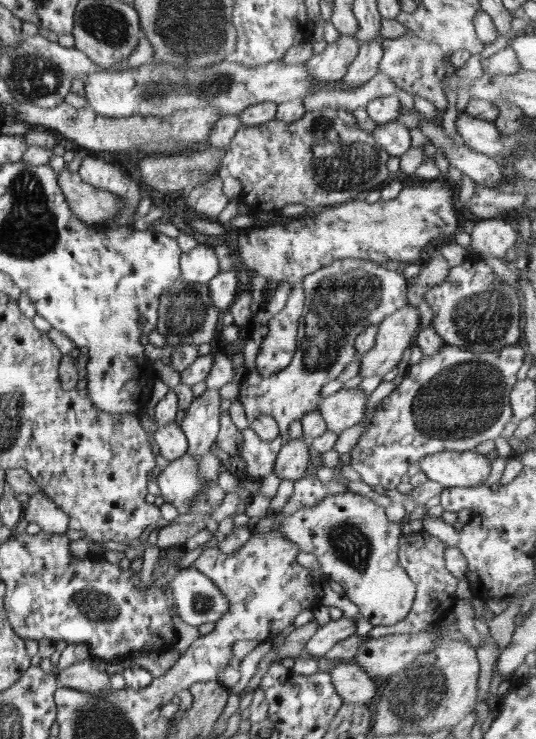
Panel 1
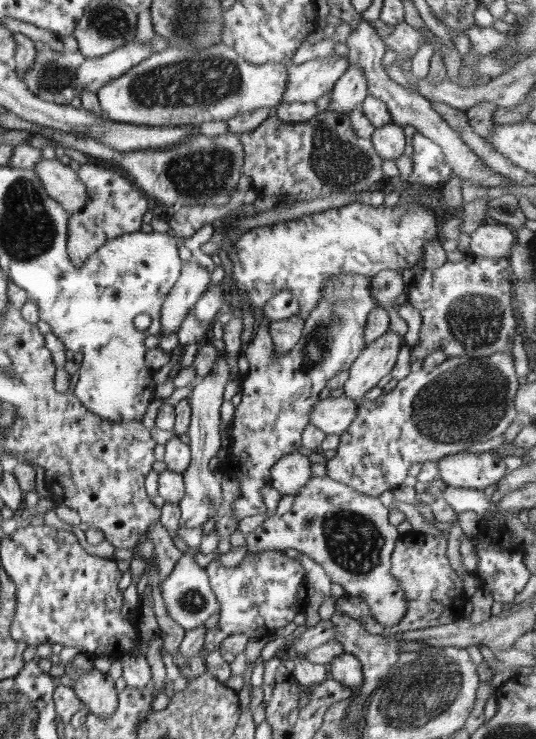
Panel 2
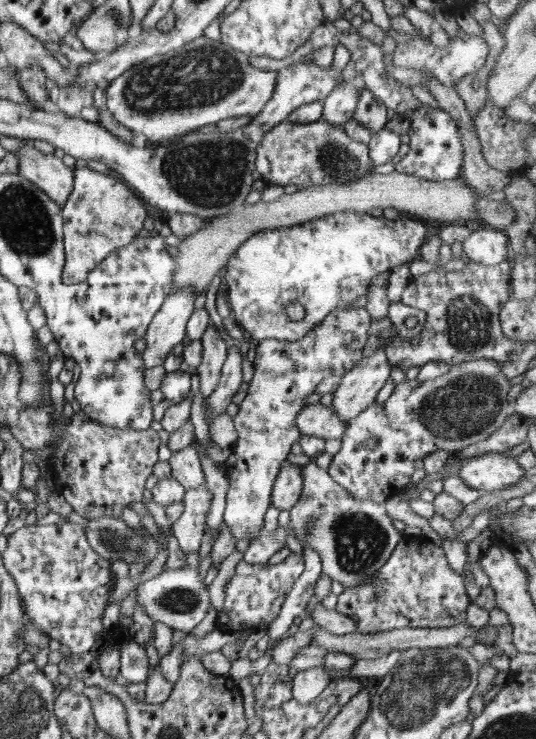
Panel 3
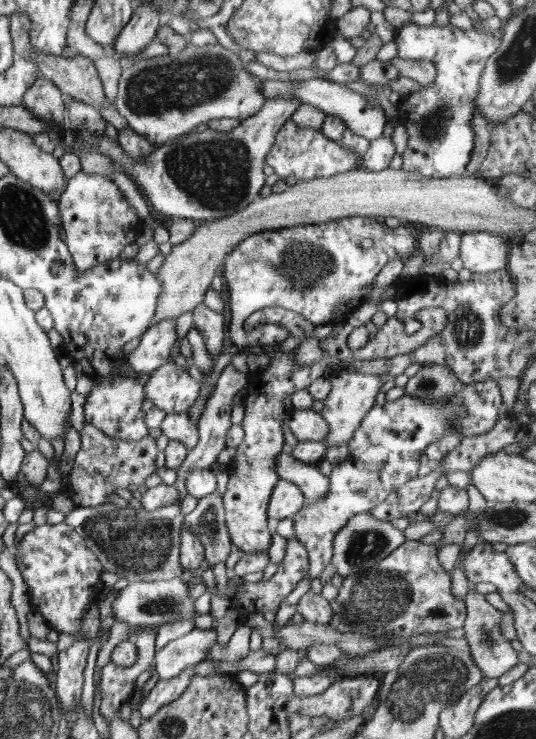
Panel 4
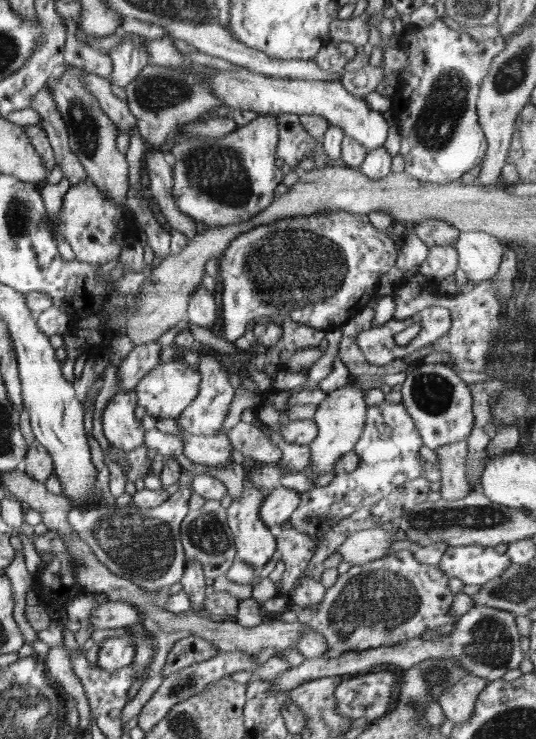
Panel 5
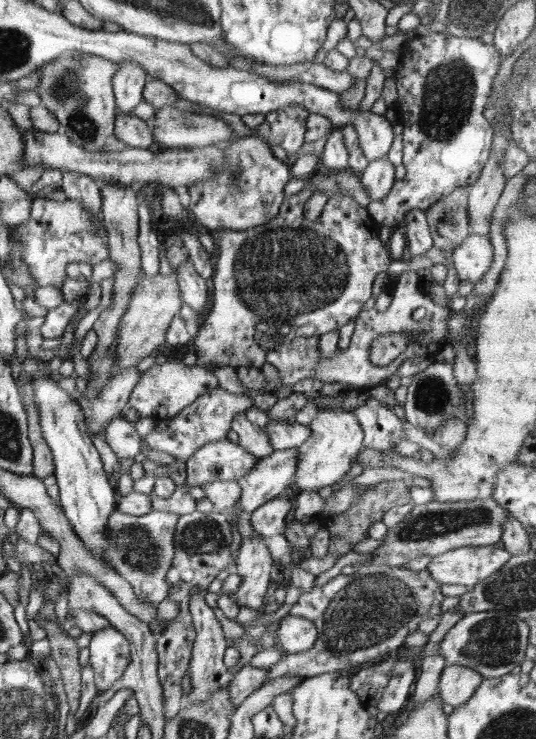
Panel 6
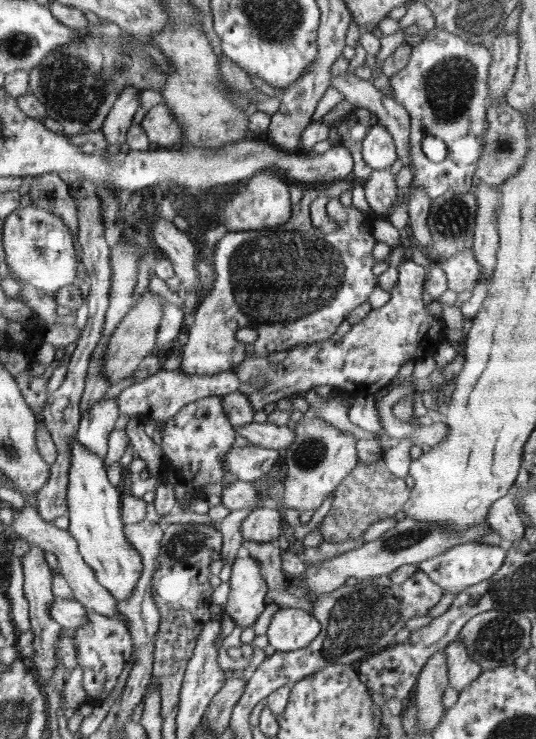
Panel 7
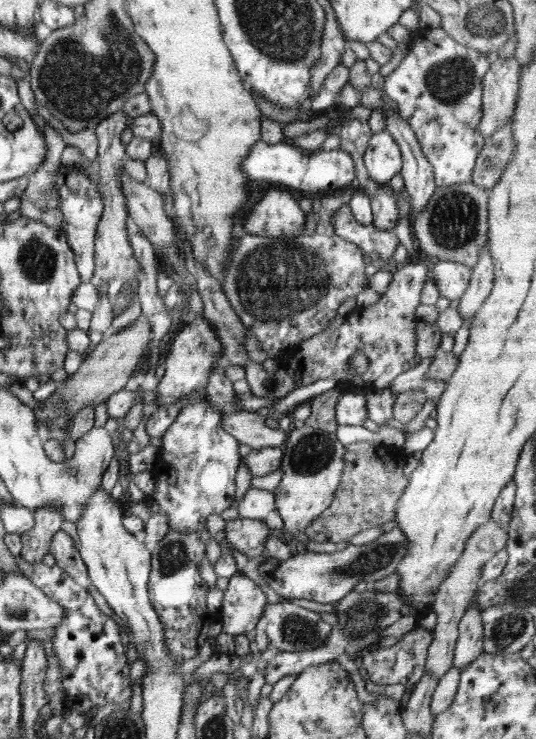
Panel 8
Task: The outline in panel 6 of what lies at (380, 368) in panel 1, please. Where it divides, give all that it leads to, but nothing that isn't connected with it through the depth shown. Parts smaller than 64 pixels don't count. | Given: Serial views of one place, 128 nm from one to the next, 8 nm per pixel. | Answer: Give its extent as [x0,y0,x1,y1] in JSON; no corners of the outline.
[295,409,363,492]

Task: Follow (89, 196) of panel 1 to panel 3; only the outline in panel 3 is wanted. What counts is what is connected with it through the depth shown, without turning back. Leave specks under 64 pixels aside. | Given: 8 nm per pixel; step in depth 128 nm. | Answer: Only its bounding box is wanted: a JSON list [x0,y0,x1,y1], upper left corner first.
[15,142,73,206]

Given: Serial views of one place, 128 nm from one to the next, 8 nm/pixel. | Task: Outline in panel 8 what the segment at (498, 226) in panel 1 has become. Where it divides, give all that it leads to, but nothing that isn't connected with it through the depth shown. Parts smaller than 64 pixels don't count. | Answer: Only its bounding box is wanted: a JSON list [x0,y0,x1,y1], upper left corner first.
[430,261,473,301]

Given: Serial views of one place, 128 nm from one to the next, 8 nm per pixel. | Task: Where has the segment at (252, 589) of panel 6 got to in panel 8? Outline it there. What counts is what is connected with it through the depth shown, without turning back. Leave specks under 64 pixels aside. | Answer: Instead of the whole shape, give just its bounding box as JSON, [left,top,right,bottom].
[217,571,266,636]

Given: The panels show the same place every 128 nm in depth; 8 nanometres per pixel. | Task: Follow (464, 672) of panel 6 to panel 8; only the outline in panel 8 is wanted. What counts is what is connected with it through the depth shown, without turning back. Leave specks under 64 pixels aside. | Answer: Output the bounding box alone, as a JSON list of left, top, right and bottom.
[453,599,485,671]

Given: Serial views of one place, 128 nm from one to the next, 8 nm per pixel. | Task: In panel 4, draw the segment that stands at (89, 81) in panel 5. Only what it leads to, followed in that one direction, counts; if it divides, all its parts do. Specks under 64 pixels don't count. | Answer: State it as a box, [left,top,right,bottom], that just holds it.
[9,12,108,108]

